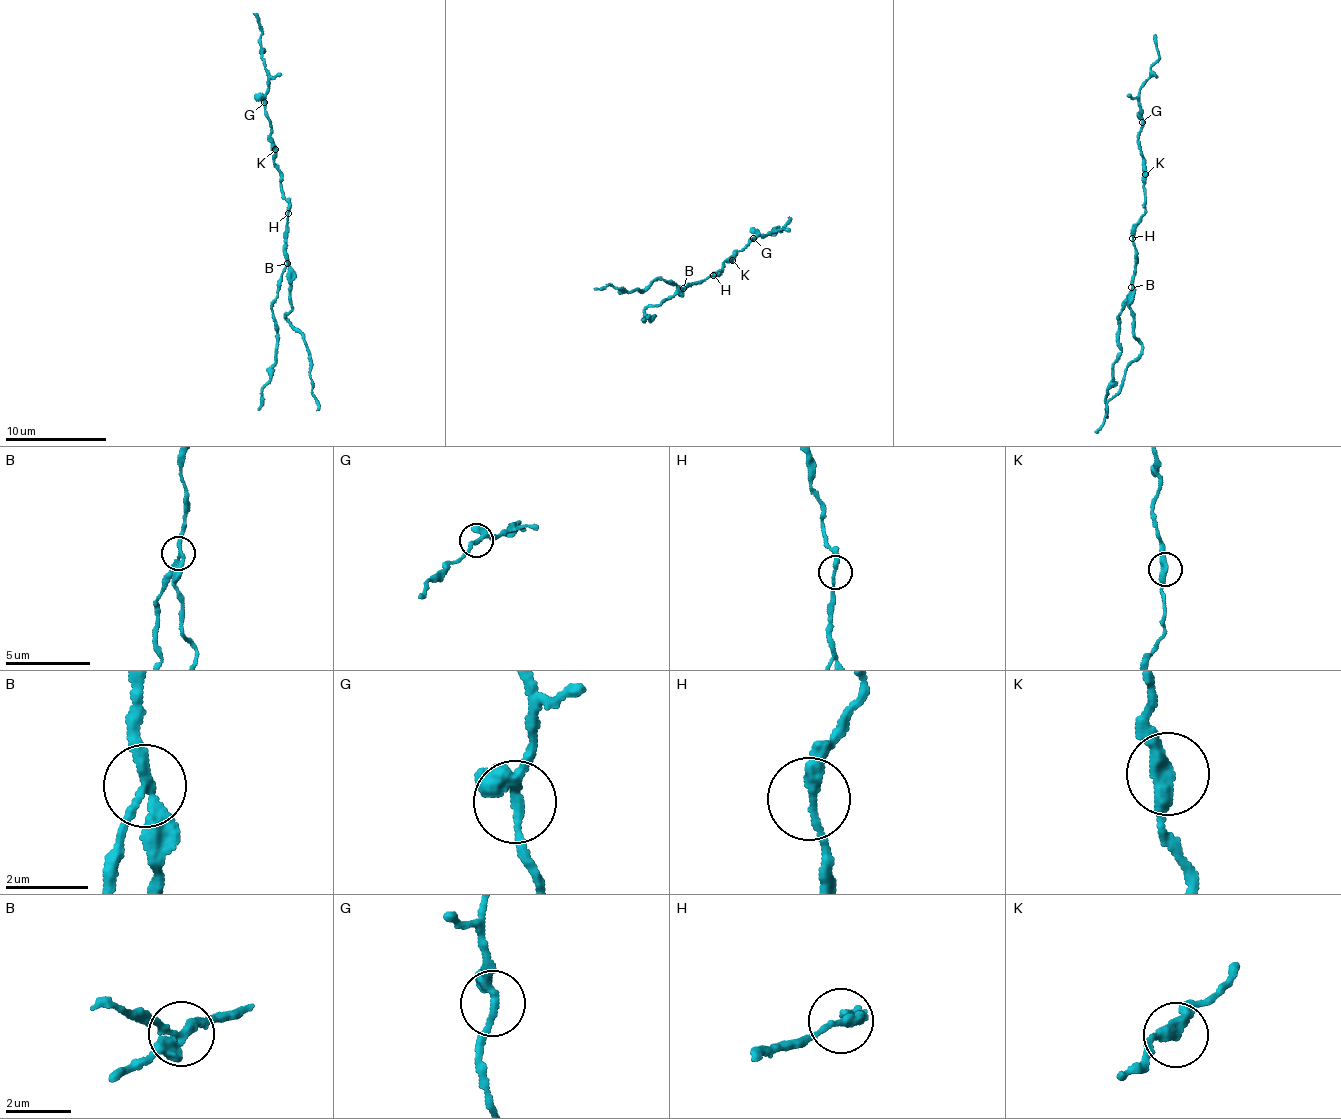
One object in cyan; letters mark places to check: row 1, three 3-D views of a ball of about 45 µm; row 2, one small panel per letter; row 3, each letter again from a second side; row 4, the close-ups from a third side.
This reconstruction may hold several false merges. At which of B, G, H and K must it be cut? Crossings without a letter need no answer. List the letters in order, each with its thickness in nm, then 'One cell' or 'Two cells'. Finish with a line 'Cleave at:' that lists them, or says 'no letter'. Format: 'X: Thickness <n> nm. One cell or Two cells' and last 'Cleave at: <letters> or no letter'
B: Thickness 200 nm. Two cells
G: Thickness 240 nm. One cell
H: Thickness 220 nm. One cell
K: Thickness 320 nm. One cell
Cleave at: B

